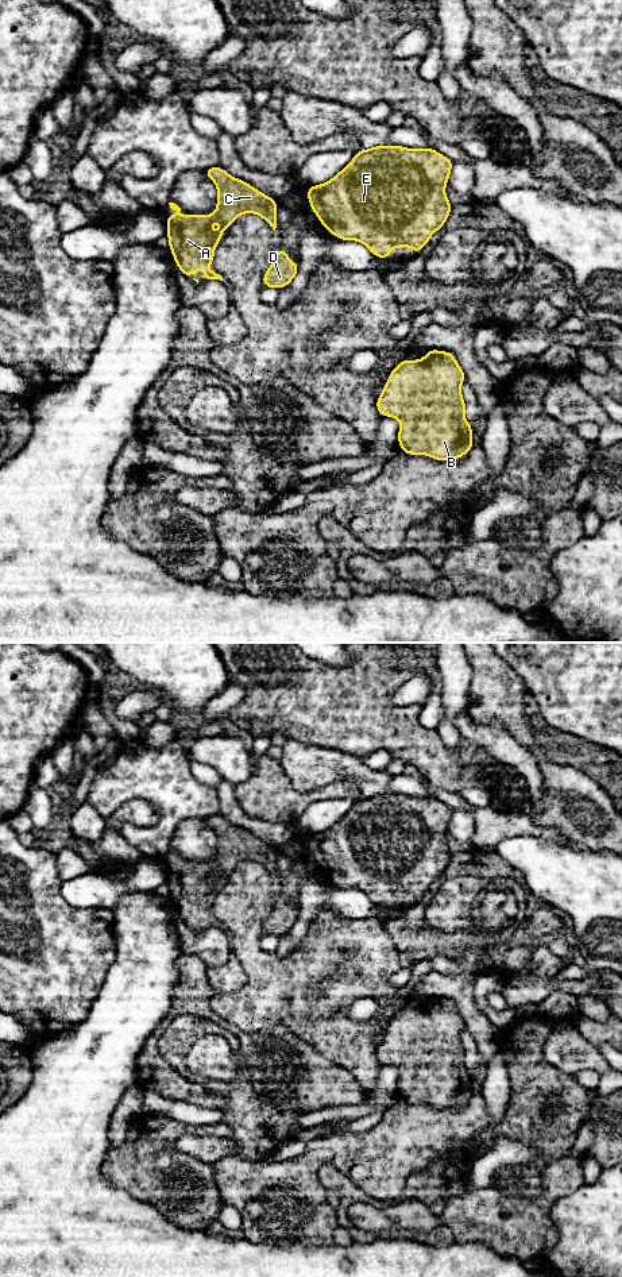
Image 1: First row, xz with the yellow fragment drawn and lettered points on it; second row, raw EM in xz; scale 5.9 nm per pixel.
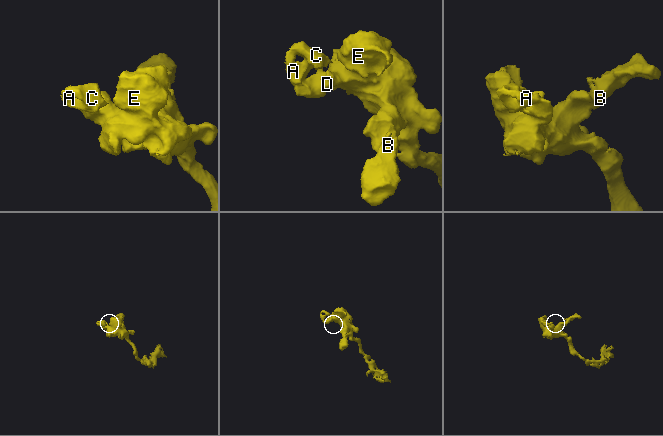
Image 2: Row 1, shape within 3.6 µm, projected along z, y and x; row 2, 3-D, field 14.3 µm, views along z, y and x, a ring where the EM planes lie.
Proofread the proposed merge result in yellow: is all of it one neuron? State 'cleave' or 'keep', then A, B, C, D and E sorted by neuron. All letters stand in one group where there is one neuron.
keep; A B C D E

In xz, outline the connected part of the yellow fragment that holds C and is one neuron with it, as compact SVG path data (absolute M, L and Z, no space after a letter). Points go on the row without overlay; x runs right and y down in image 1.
M220 814L205 817L205 822L217 834L217 853L213 863L181 863L181 856L169 850L170 856L177 859L175 864L166 864L170 899L179 918L192 925L193 919L204 918L212 913L215 895L223 886L224 879L242 863L256 861L275 879L277 876L277 850L274 846L263 842L246 829L229 823Z

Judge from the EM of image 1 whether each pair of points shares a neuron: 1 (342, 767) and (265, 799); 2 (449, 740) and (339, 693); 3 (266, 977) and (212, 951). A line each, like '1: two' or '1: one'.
1: two
2: two
3: two

